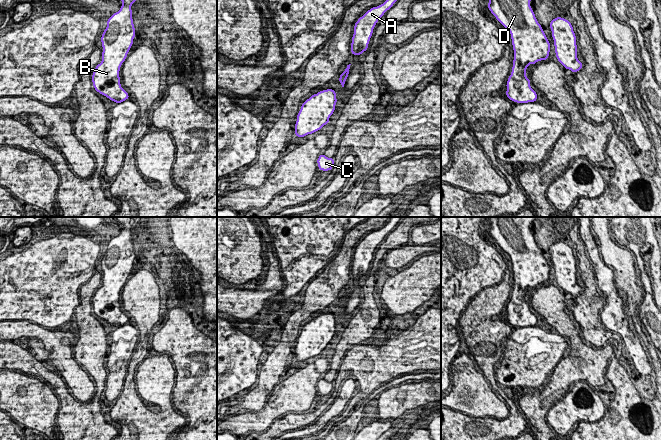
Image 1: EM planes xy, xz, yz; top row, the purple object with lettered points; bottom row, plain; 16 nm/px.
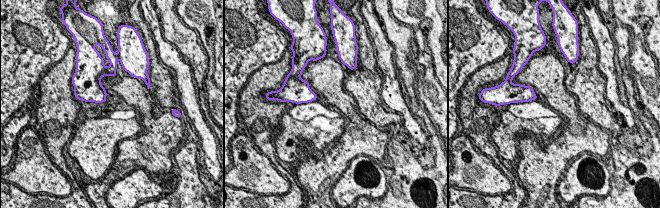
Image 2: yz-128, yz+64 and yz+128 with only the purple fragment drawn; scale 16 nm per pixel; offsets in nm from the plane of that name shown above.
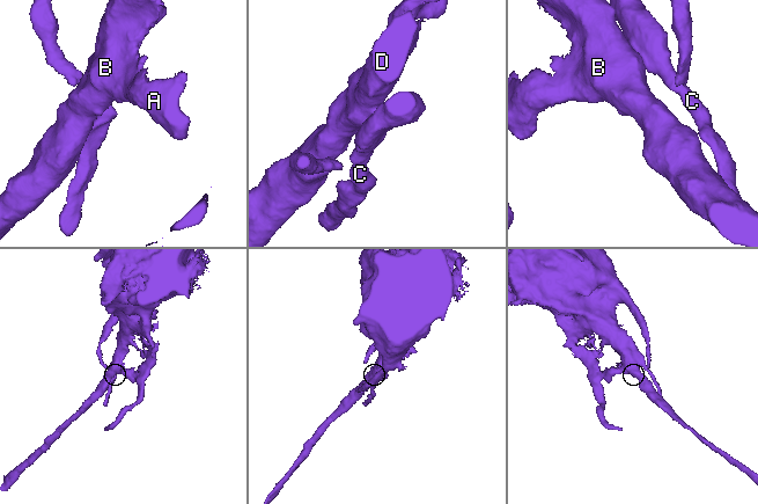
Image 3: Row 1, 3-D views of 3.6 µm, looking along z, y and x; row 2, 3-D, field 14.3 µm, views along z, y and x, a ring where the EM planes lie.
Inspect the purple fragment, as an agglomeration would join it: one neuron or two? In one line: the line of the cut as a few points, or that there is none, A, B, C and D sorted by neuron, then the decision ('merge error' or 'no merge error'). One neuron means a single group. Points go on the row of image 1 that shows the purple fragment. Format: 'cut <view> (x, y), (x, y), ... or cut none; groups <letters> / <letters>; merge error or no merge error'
cut none; groups A B C D; no merge error

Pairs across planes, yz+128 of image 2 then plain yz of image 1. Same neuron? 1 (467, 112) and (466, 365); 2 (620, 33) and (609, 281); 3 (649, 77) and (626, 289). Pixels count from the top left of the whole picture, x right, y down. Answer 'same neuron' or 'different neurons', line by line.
1: different neurons
2: different neurons
3: different neurons

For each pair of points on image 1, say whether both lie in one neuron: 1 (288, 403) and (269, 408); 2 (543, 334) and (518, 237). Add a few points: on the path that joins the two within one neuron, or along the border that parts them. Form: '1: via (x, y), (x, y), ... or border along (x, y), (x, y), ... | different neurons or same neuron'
1: via (283, 403), (279, 403), (274, 408) | same neuron
2: via (520, 314), (521, 262) | same neuron

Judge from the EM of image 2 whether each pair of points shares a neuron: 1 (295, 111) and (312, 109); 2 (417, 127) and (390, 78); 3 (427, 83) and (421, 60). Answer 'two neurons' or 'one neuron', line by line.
1: one neuron
2: one neuron
3: one neuron

